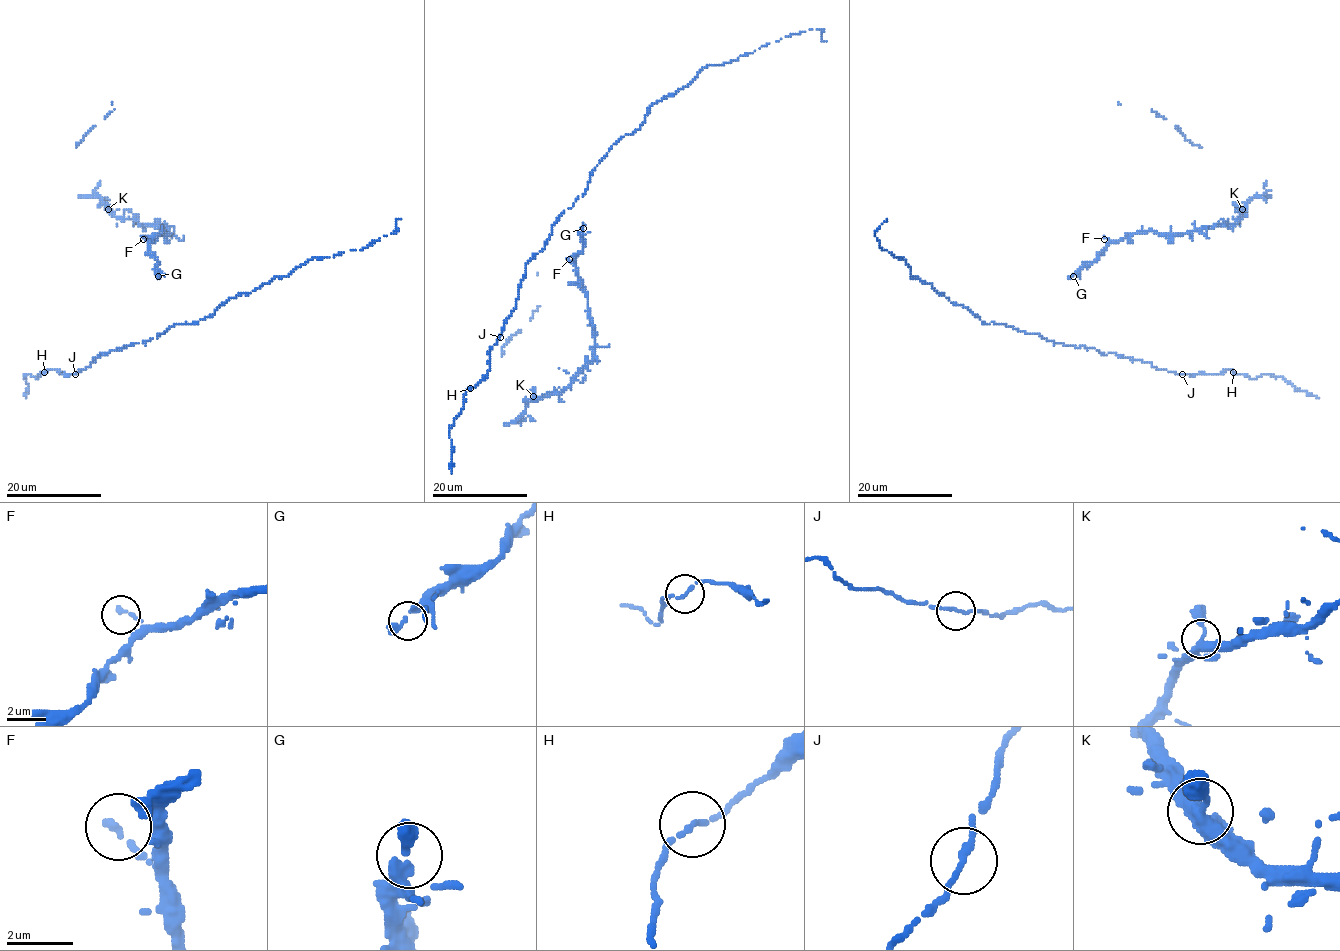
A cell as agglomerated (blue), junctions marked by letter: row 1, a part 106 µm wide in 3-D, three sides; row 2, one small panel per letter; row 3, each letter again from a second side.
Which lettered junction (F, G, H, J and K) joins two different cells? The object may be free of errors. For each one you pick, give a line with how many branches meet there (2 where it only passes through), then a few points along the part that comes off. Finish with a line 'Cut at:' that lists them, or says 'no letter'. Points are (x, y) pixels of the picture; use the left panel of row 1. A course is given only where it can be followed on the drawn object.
Cut at: no letter

